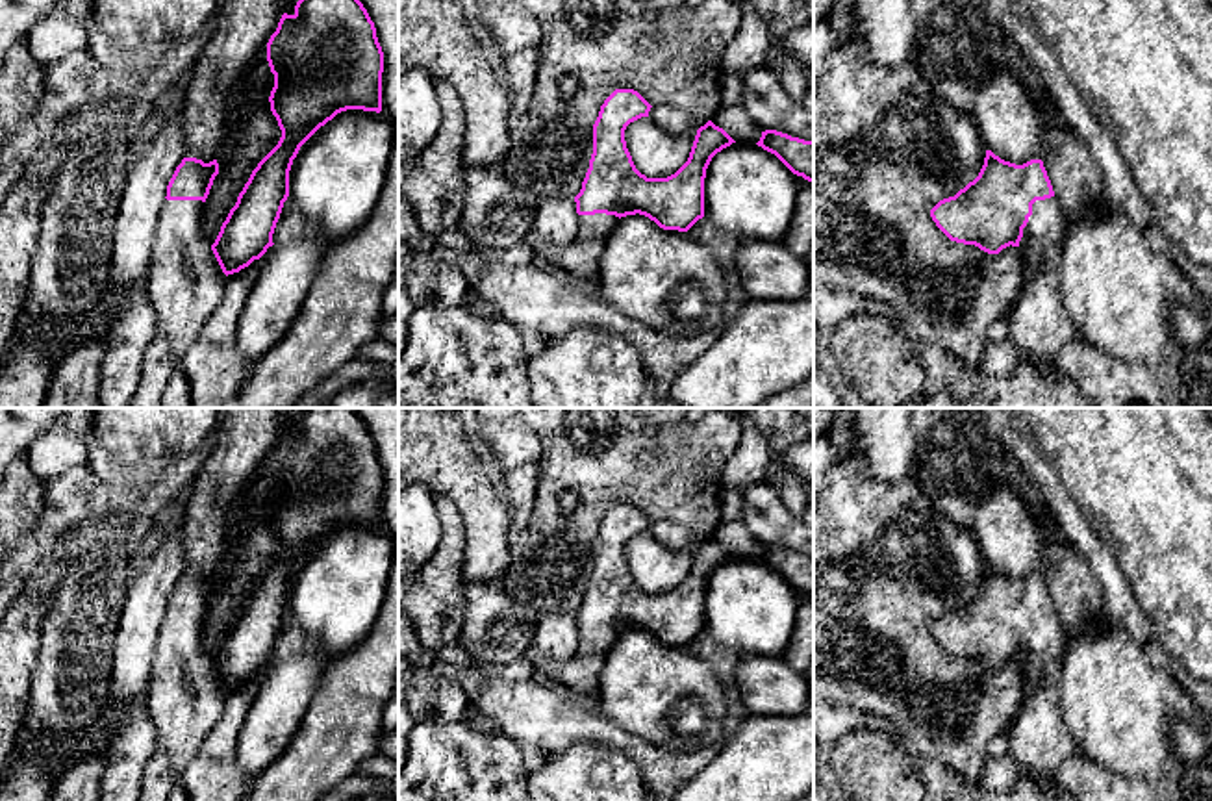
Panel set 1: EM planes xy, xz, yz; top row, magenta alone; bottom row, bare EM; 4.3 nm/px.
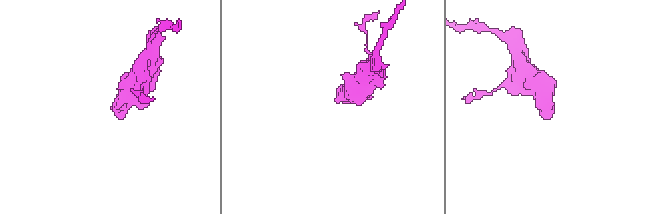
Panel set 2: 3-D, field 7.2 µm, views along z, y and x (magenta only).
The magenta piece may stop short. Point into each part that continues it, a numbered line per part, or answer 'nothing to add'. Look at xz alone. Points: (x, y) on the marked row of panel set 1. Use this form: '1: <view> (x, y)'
1: xz (599, 225)

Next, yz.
1: yz (1038, 323)

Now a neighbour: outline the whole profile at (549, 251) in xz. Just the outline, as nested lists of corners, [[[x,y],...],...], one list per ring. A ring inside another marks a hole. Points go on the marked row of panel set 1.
[[[532,234],[526,243],[534,252],[543,256],[556,267],[562,267],[563,271],[582,276],[586,280],[599,280],[604,239],[576,239],[562,247],[539,239]]]

